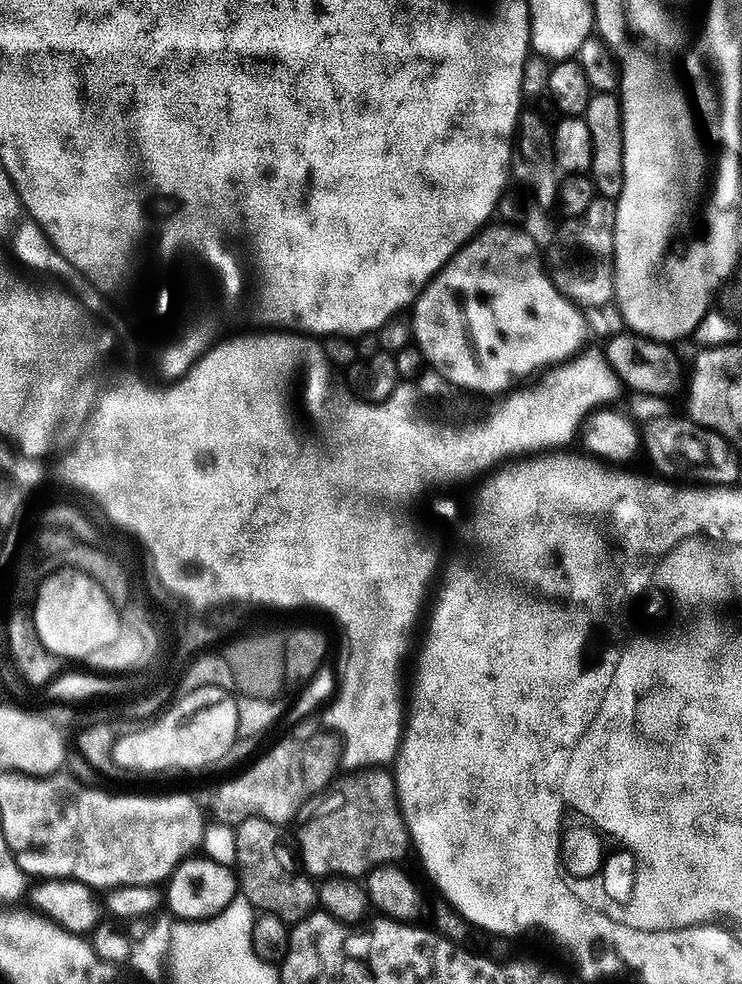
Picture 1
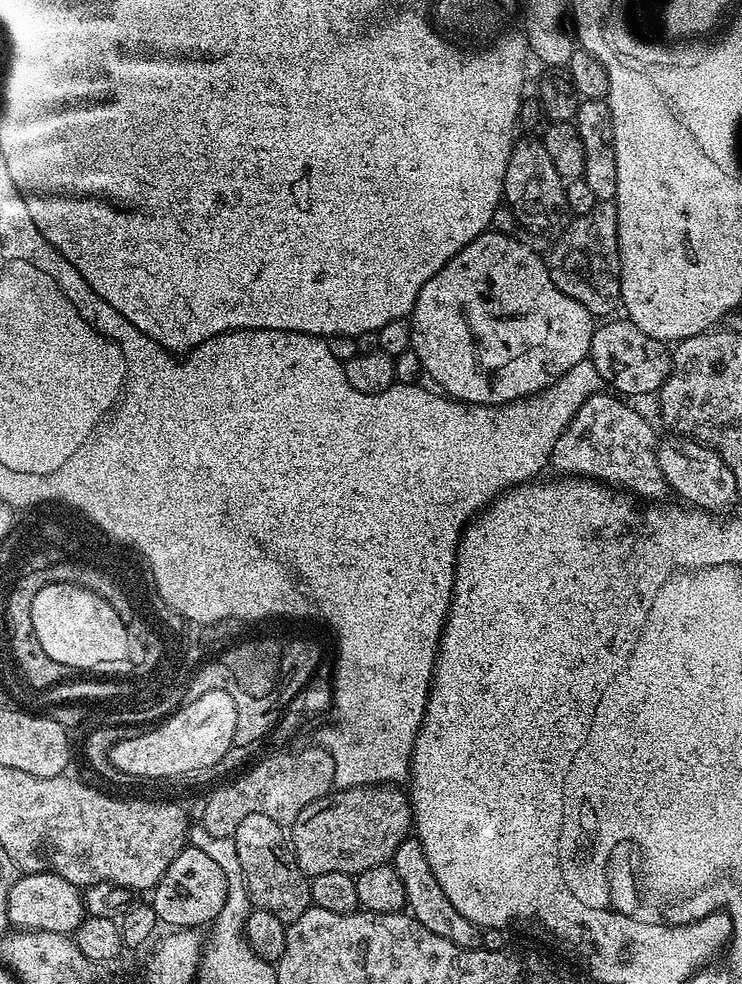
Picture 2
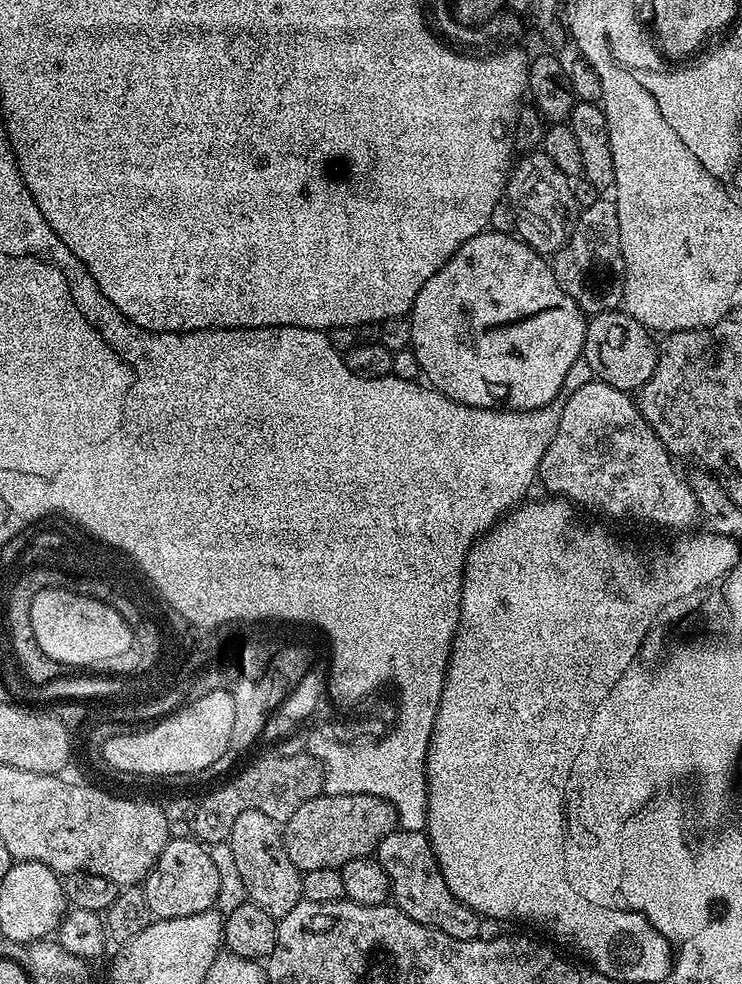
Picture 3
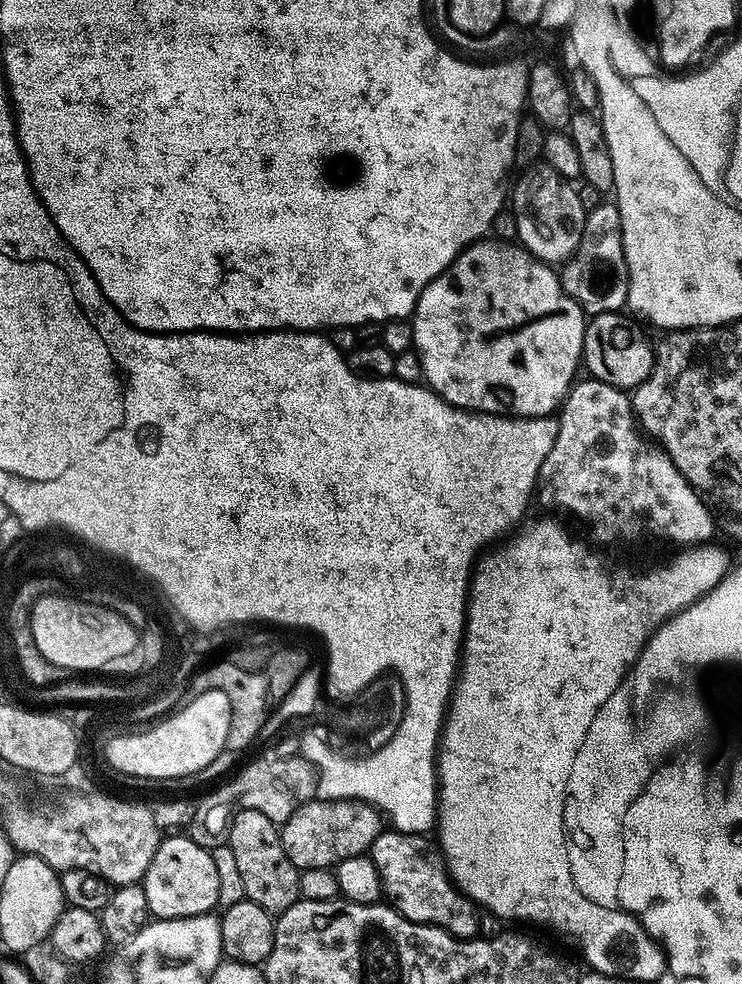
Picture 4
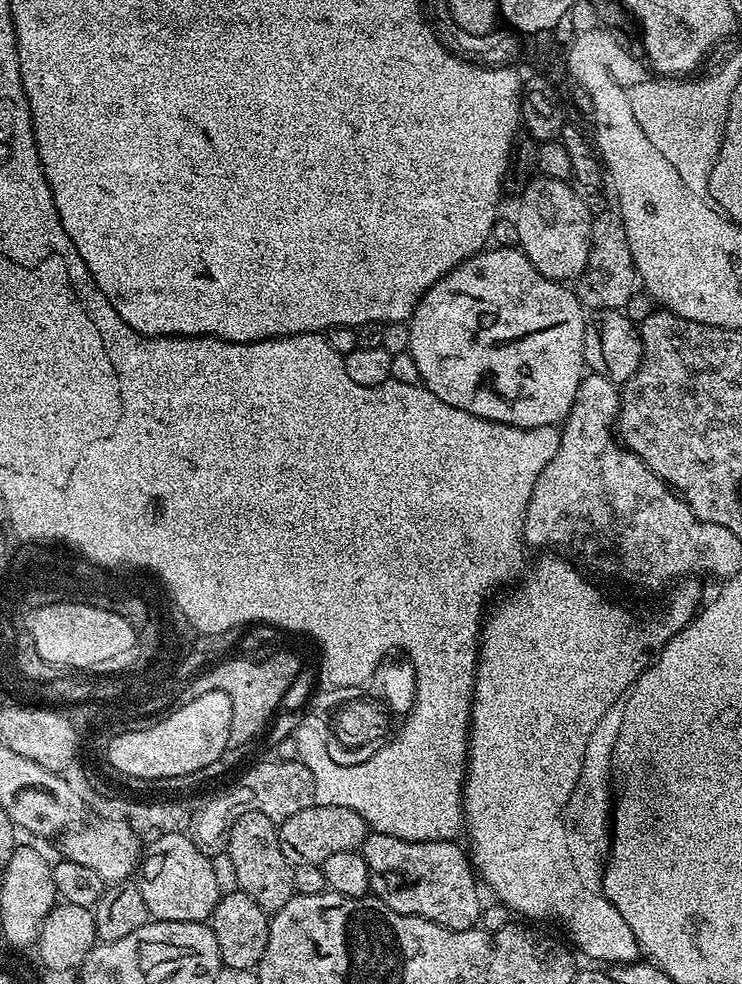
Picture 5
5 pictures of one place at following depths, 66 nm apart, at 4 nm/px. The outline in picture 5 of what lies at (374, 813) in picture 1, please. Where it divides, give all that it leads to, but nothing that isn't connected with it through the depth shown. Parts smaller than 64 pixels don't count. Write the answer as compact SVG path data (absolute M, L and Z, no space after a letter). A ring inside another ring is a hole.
M317 804L298 810L298 814L290 814L290 818L279 821L276 833L278 846L282 846L282 854L293 866L297 864L324 865L326 858L333 854L342 854L342 850L357 851L369 834L368 823L357 812L346 806L333 804Z

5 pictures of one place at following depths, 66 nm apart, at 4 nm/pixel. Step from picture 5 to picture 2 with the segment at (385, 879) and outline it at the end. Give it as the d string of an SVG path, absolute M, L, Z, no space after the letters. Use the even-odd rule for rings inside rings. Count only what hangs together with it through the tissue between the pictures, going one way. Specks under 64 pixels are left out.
M409 838L401 842L390 863L392 869L398 874L398 878L402 878L402 890L406 890L404 902L412 919L426 926L430 934L438 934L438 938L450 938L454 946L474 949L481 947L482 929L480 925L470 922L465 916L458 914L454 906L450 906L450 898L442 894L442 886L438 886L438 878L434 878L434 870L430 870L430 862L426 862L426 854L419 840Z

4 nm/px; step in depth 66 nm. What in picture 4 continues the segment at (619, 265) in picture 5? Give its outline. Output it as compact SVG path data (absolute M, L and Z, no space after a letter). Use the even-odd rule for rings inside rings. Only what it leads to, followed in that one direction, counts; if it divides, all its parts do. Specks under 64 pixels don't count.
M600 203L585 215L578 250L571 259L564 261L558 272L558 282L564 292L578 302L581 313L589 317L618 312L627 305L628 267L622 246L622 218L615 203Z

